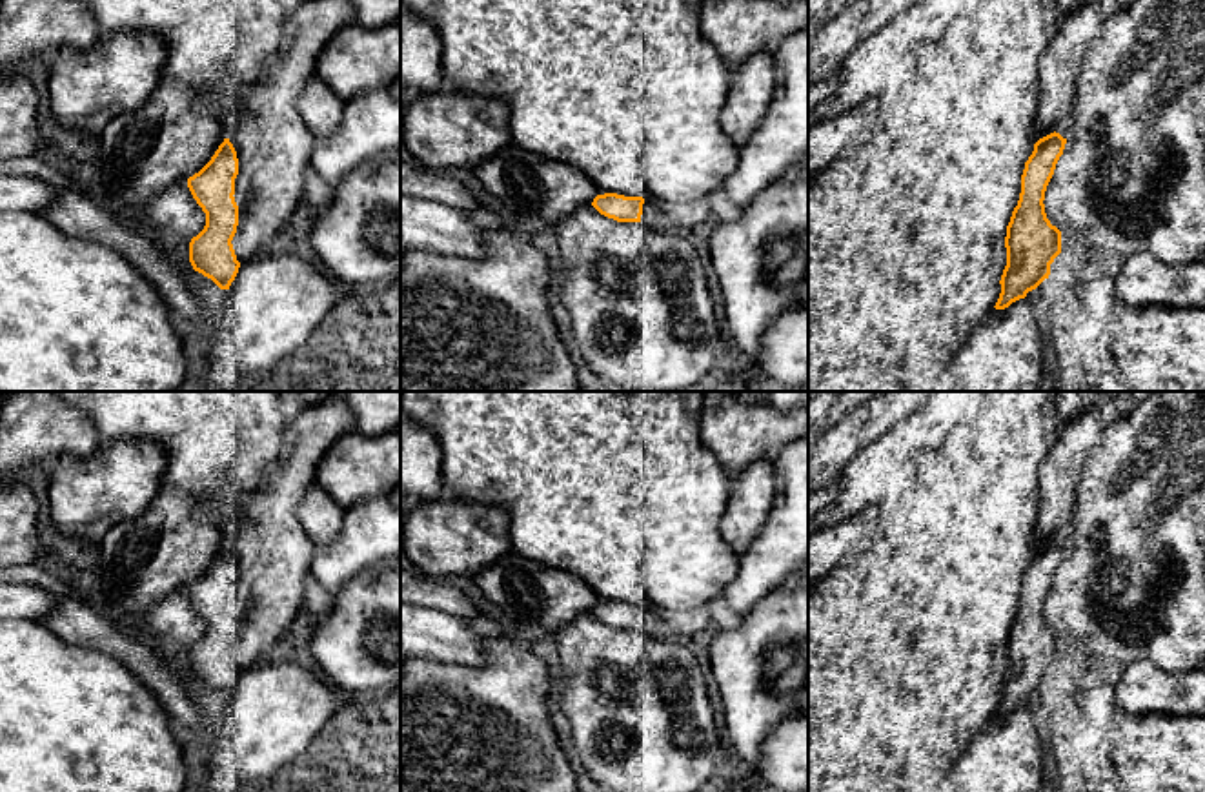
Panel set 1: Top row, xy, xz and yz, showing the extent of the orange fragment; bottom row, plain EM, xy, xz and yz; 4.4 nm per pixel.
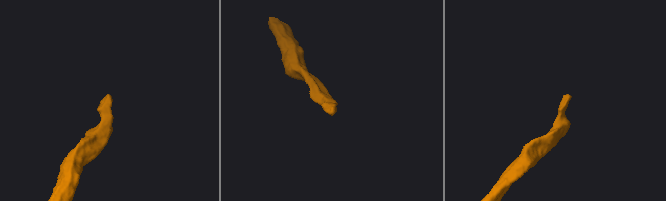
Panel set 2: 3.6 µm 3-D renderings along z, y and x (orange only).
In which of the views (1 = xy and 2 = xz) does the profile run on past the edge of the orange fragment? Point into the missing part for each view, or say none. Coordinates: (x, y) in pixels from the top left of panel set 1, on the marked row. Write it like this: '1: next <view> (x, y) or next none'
1: next xy (273, 146)
2: next xz (663, 215)

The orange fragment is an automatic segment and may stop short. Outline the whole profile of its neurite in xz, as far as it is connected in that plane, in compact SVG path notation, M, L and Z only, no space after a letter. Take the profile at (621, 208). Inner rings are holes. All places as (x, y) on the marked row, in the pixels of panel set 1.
M617 193L597 195L592 206L617 222L643 222L646 228L677 233L704 222L710 215L706 198L690 204L672 204L659 198L624 197Z

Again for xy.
M304 0L289 11L268 75L248 98L249 115L231 120L229 133L211 160L187 178L193 198L206 213L204 229L189 242L189 262L220 289L229 289L238 268L273 248L295 222L315 144L297 100L315 75L320 51L353 16L349 0Z

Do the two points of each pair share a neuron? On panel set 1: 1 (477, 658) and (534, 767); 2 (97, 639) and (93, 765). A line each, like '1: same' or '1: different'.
1: different
2: different

